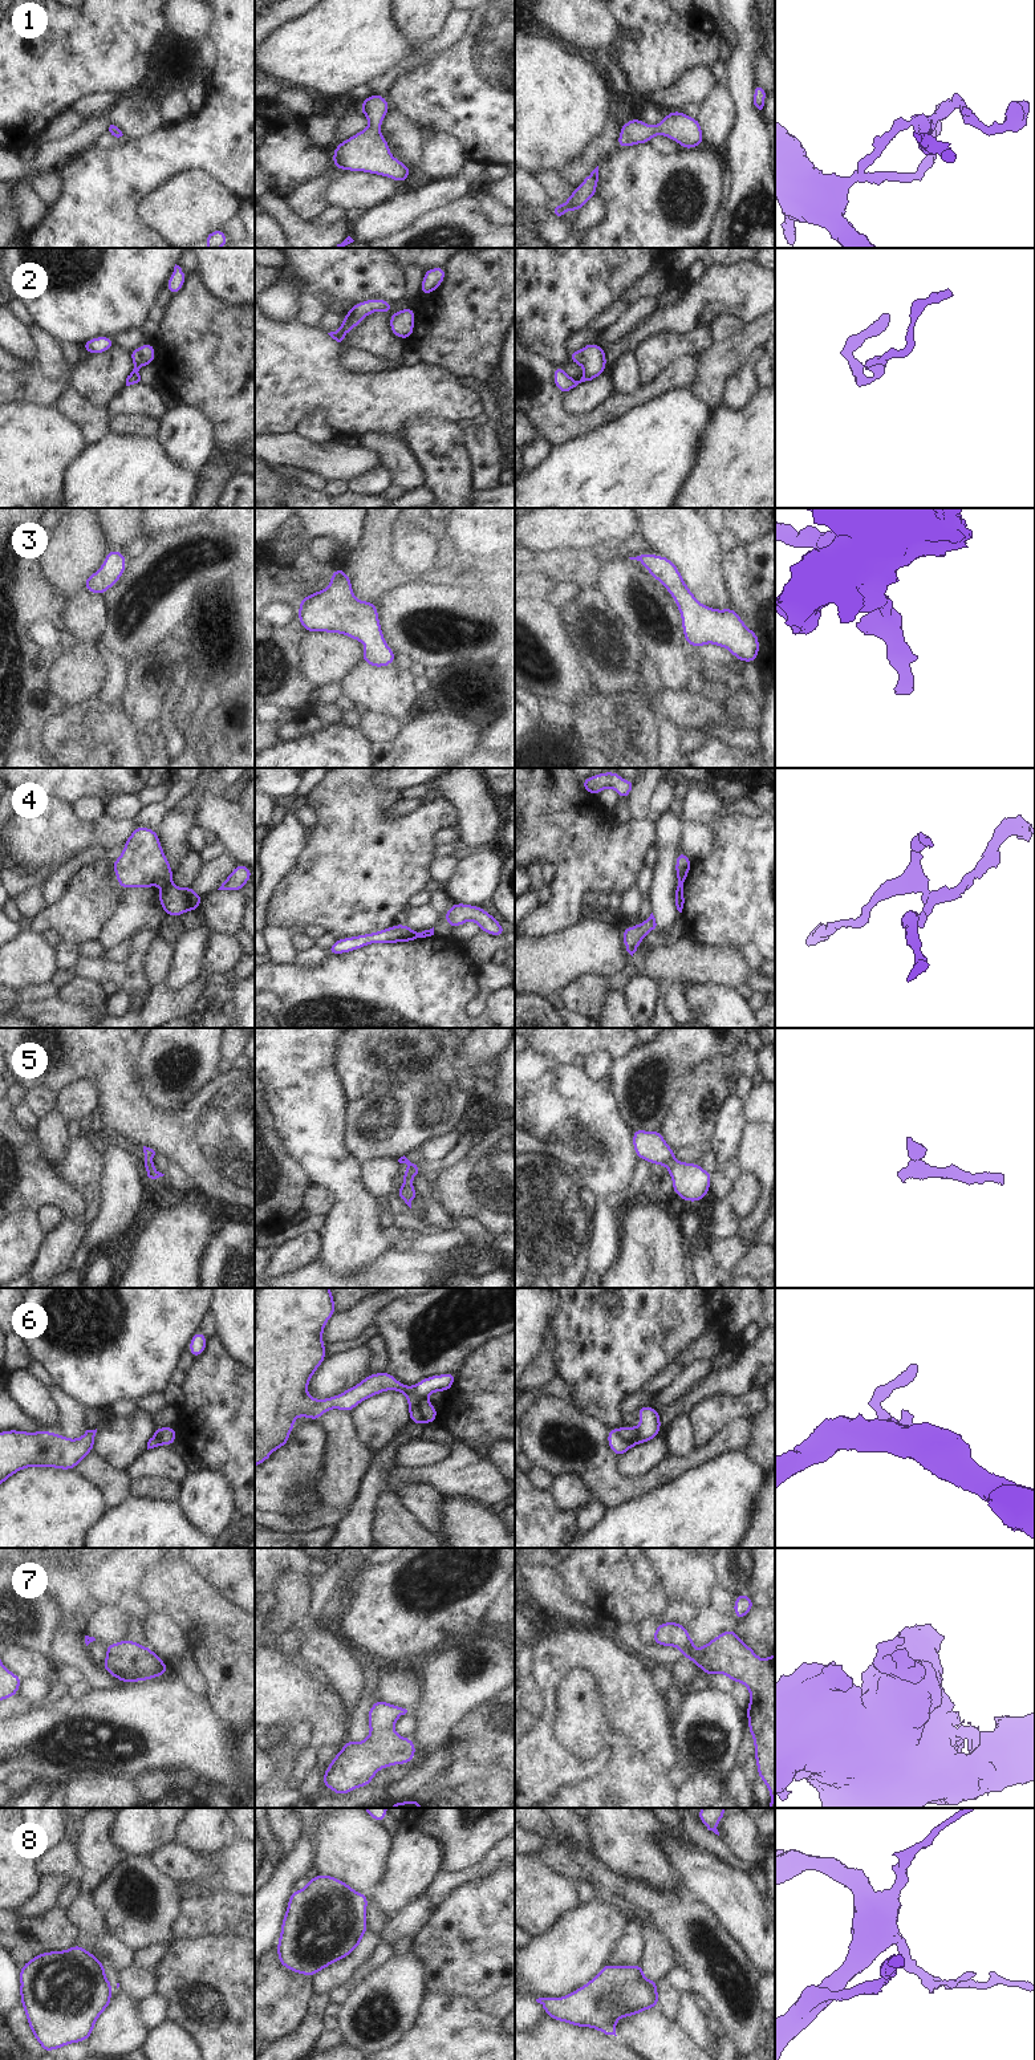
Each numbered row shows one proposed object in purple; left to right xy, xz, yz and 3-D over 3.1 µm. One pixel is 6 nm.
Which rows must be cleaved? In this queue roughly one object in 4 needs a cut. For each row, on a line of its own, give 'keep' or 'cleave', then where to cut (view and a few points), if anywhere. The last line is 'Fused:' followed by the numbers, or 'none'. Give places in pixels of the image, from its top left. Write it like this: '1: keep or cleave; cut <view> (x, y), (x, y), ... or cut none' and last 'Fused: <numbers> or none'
1: keep; cut none
2: keep; cut none
3: keep; cut none
4: cleave; cut xy (171, 881), (162, 885)
5: keep; cut none
6: cleave; cut yz (616, 1429), (625, 1439), (636, 1441)
7: keep; cut none
8: cleave; cut xz (364, 1933), (356, 1939), (352, 1950)
Fused: 4, 6, 8

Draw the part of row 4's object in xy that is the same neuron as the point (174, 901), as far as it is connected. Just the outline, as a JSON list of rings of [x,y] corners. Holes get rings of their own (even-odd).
[[[172,882],[162,885],[158,899],[162,910],[174,918],[186,911],[196,911],[204,895],[194,891],[192,886],[178,887]]]

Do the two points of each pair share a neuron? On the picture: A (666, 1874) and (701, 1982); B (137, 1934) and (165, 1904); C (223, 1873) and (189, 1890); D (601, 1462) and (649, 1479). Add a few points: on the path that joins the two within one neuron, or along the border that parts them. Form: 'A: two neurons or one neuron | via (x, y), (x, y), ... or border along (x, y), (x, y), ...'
A: two neurons | border along (642, 1882), (660, 1892), (684, 1892)
B: one neuron | via (146, 1926), (154, 1922), (159, 1913)
C: one neuron | via (215, 1881), (210, 1886), (197, 1888)
D: one neuron | via (611, 1474), (621, 1484), (637, 1484)

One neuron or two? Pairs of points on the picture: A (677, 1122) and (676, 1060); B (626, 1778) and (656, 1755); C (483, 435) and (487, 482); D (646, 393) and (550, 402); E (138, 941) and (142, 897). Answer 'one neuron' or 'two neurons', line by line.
A: two neurons
B: two neurons
C: one neuron
D: one neuron
E: two neurons

